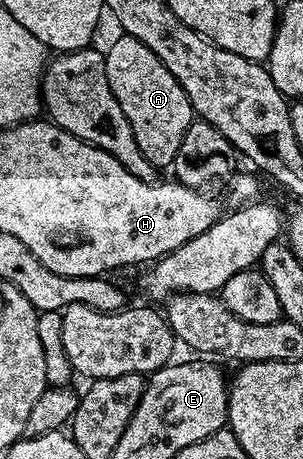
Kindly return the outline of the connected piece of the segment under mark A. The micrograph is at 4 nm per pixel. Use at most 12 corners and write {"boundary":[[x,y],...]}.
{"boundary":[[134,37],[104,51],[138,149],[171,168],[194,122],[182,85]]}

